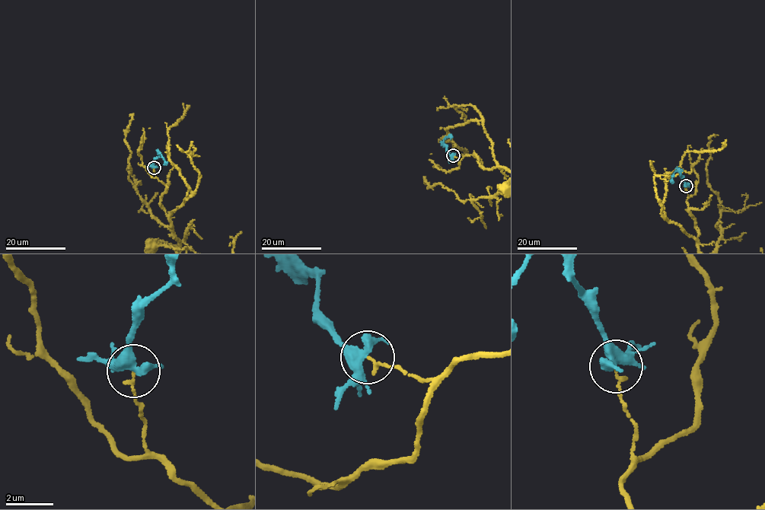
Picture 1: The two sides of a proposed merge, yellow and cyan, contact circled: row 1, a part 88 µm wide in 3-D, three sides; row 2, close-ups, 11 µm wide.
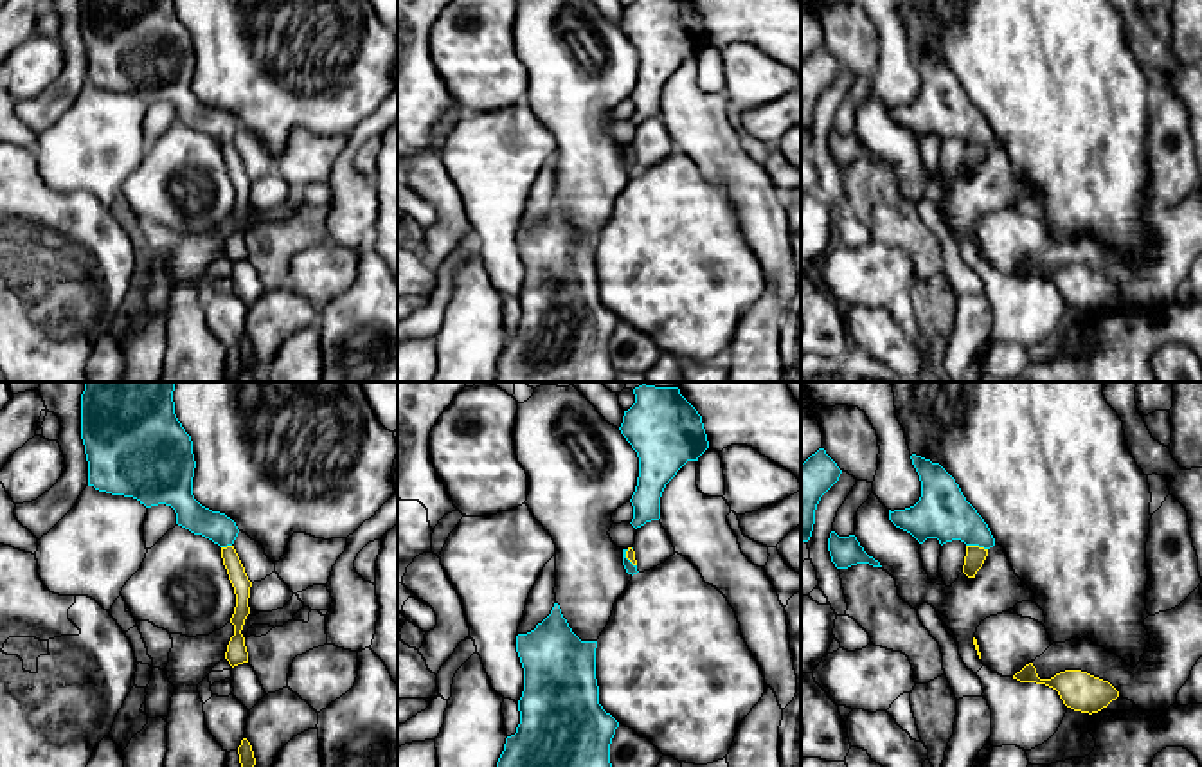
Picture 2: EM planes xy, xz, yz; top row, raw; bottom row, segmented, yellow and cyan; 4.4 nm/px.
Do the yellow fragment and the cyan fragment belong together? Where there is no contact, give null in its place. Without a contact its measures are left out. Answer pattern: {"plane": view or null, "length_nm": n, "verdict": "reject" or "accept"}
{"plane": "yz", "length_nm": 100, "verdict": "accept"}

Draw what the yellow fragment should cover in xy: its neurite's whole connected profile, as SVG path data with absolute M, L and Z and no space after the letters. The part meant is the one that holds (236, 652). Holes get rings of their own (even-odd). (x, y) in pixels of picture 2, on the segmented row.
M85 382L81 394L81 439L88 461L88 486L112 495L133 497L146 508L171 506L178 526L221 547L223 565L236 594L236 607L230 618L234 636L225 652L225 659L234 668L248 663L241 630L250 614L252 582L232 546L239 533L236 522L225 513L202 506L193 495L196 468L193 441L175 414L173 391L175 382Z

